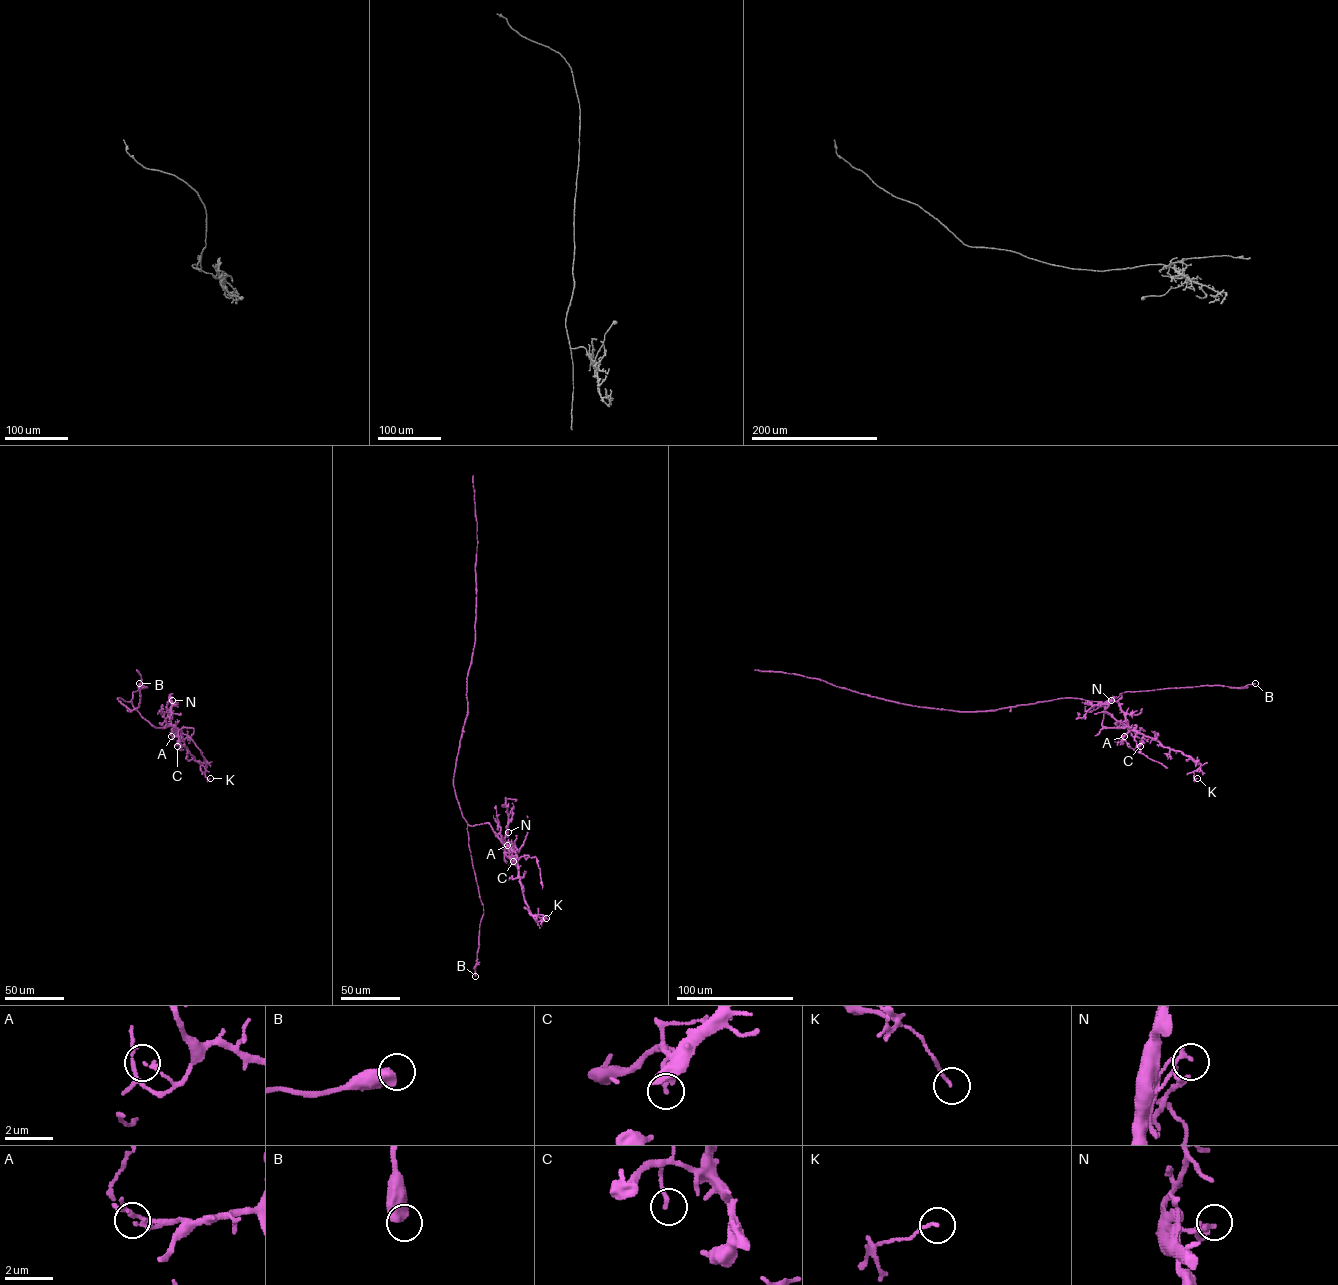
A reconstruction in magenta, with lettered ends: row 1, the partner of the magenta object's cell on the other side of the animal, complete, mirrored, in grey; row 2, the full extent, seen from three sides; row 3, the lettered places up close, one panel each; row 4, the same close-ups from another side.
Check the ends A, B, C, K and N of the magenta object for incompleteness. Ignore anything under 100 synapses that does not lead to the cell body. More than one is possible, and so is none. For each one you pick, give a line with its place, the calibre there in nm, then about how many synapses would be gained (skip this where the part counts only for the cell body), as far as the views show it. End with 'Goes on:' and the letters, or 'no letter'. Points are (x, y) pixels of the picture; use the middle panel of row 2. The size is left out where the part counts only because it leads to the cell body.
Goes on: no letter

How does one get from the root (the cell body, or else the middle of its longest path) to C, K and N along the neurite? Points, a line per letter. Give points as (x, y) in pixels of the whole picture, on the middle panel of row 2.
C: (460, 739), (453, 786), (462, 816), (471, 826), (489, 823), (499, 839), (516, 854), (517, 864), (513, 861)
K: (460, 739), (453, 786), (462, 816), (489, 823), (514, 852), (529, 912), (546, 918)
N: (460, 739), (453, 786), (462, 816), (471, 826), (489, 823), (506, 847), (503, 839), (508, 832)

